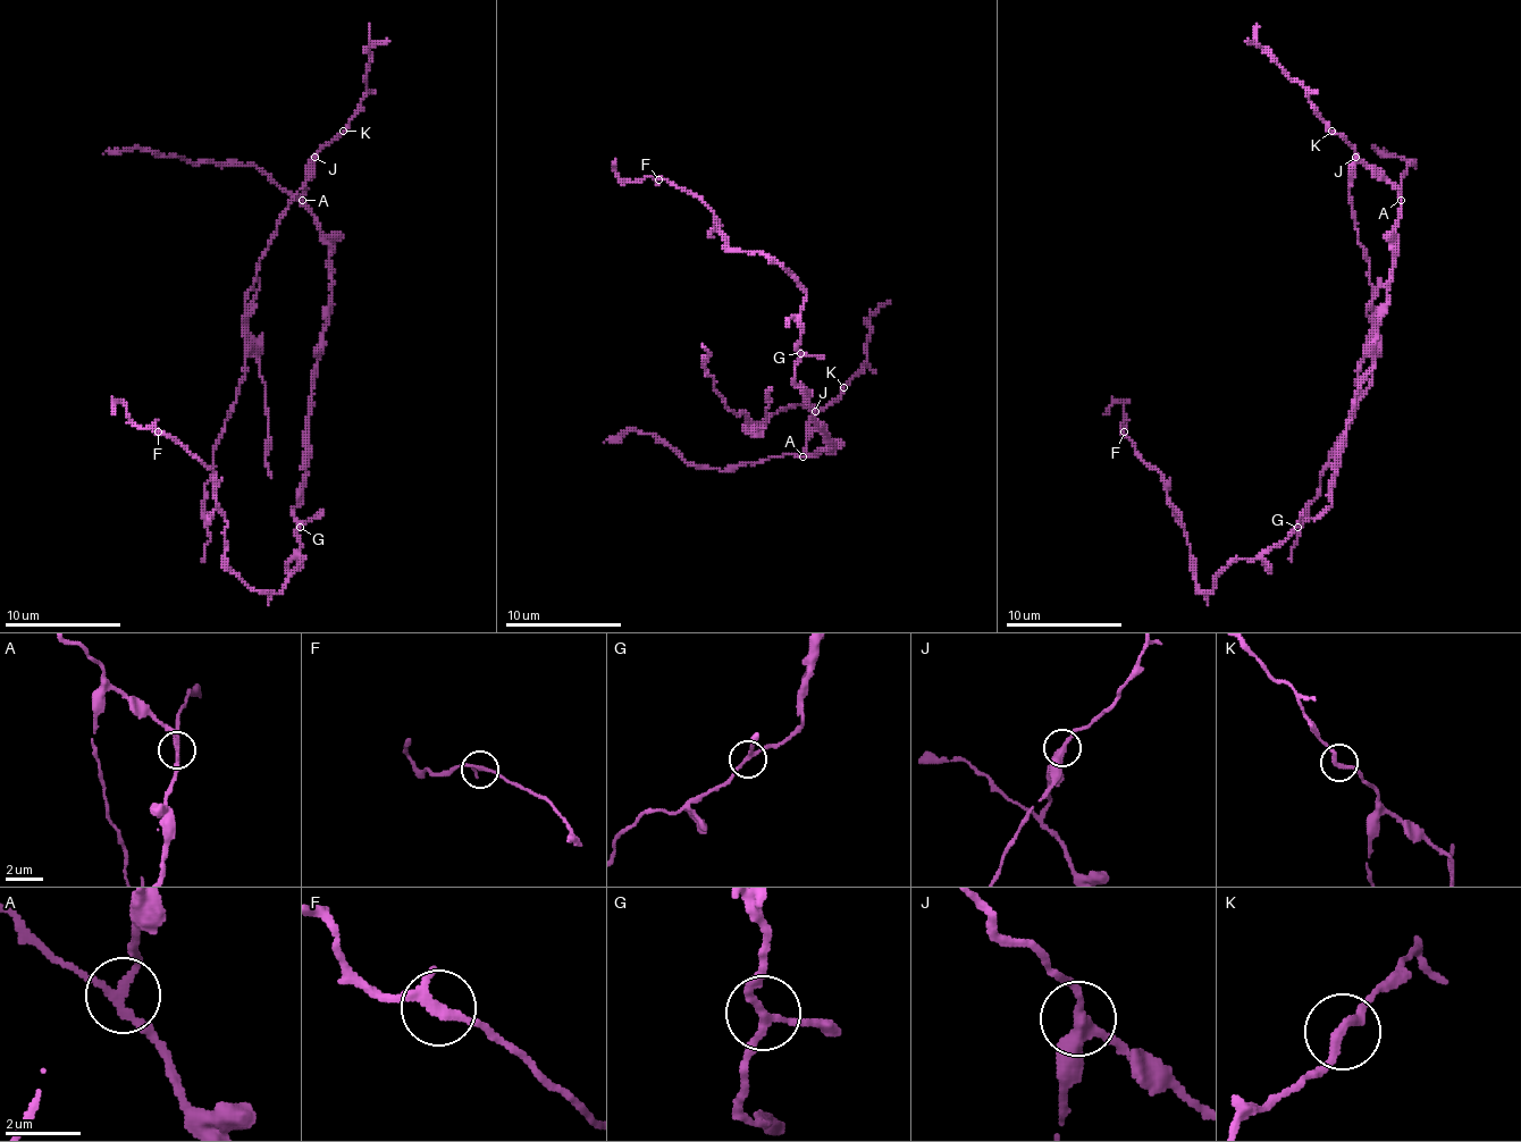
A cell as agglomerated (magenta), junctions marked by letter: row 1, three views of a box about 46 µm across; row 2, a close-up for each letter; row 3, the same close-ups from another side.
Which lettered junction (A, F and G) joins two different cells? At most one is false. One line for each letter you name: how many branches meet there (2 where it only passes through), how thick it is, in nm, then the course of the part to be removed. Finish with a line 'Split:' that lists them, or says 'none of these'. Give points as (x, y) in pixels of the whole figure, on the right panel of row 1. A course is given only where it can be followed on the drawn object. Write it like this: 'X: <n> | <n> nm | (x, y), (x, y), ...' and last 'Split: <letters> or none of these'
A: 3 | 180 nm | (1401, 200), (1398, 189), (1355, 166), (1349, 203), (1369, 261), (1372, 333), (1355, 417), (1337, 441), (1292, 562)
Split: A

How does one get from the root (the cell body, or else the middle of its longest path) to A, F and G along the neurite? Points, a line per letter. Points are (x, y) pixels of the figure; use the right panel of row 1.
A: (1378, 339), (1380, 307), (1387, 301), (1387, 282), (1395, 252), (1395, 224), (1401, 200)
F: (1378, 339), (1332, 504), (1253, 559), (1236, 559), (1208, 594), (1195, 590), (1167, 480), (1124, 431)
G: (1378, 339), (1372, 353), (1372, 371), (1355, 396), (1355, 411), (1346, 426), (1332, 504), (1297, 527)

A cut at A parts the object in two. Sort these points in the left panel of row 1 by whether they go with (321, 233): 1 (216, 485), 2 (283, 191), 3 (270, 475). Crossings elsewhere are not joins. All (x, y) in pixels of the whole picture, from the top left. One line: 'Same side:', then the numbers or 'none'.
Same side: 1, 2

